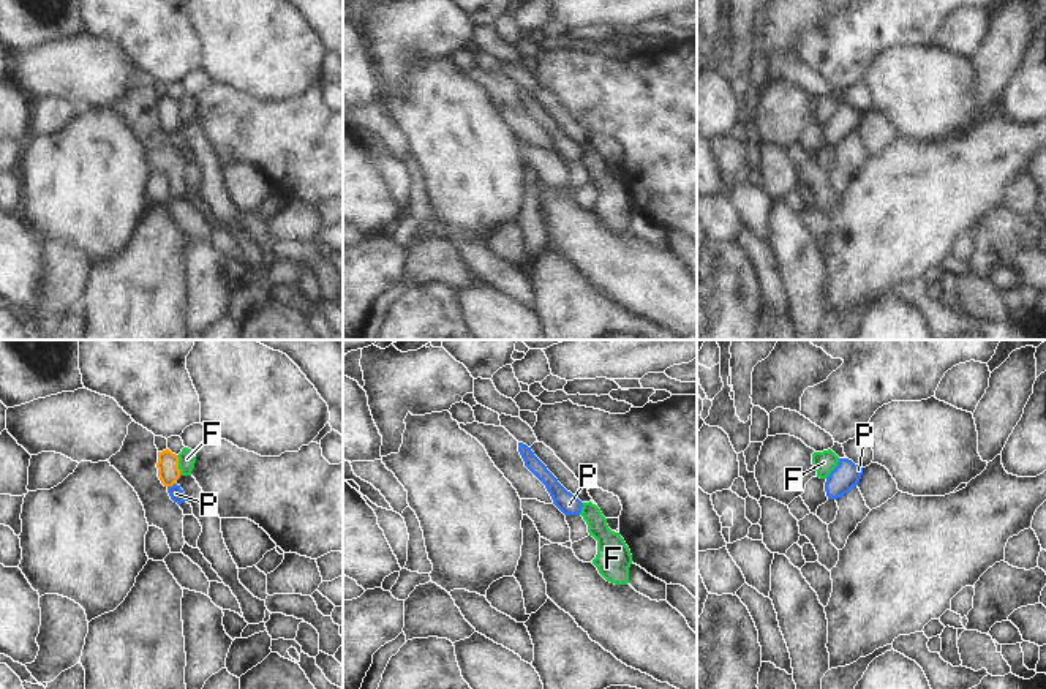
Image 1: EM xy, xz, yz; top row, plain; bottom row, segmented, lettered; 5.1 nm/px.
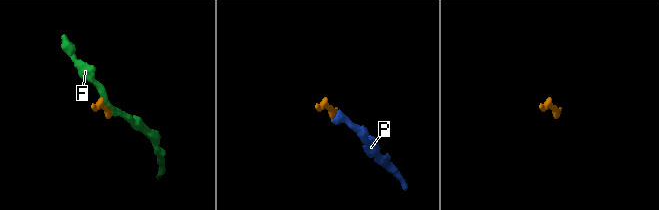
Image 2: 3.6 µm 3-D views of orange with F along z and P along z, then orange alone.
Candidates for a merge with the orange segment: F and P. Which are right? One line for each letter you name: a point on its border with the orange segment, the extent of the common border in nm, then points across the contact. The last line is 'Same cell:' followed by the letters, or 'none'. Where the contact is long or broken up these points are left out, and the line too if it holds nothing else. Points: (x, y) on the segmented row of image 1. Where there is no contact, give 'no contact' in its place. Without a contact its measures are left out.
Same cell: none

